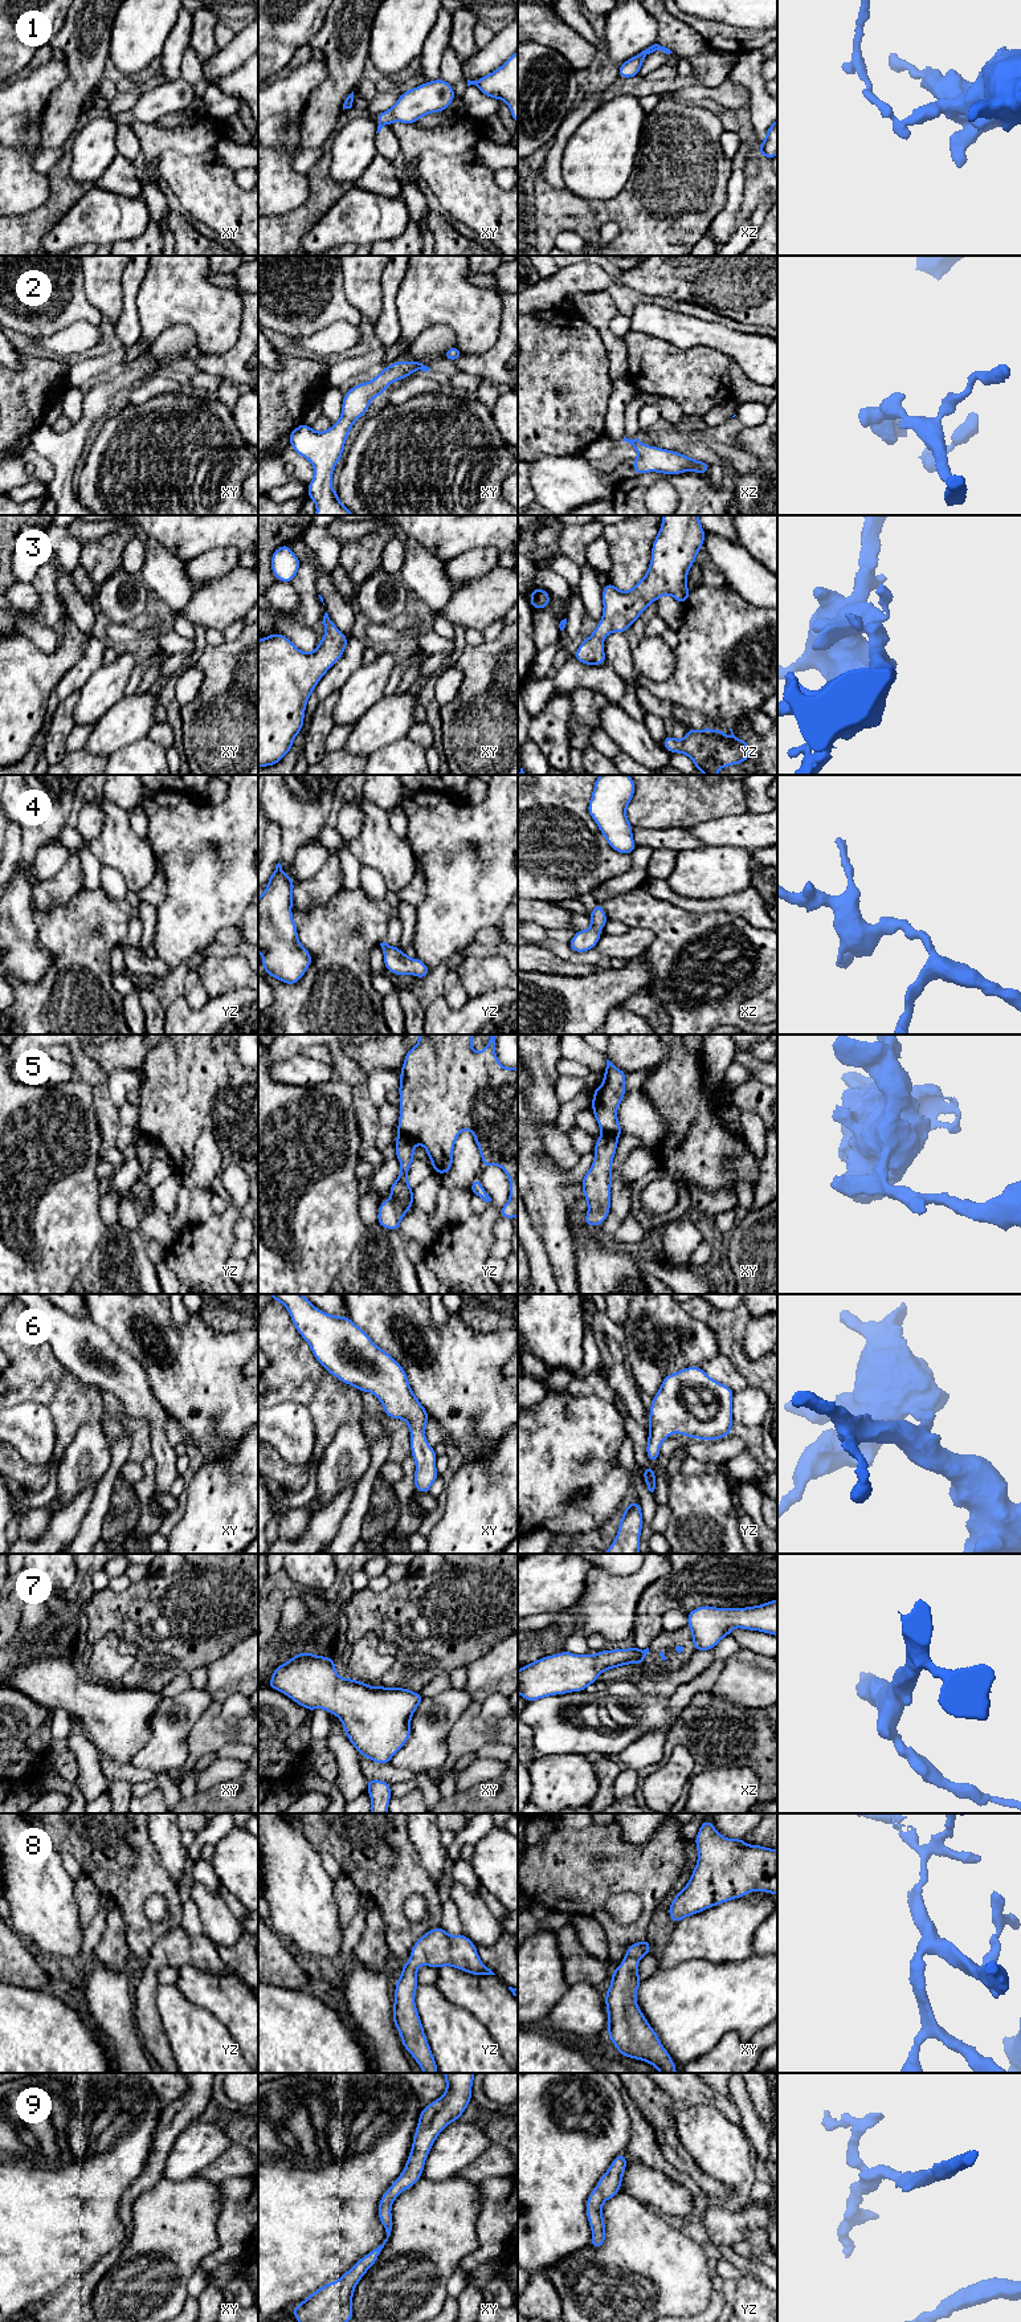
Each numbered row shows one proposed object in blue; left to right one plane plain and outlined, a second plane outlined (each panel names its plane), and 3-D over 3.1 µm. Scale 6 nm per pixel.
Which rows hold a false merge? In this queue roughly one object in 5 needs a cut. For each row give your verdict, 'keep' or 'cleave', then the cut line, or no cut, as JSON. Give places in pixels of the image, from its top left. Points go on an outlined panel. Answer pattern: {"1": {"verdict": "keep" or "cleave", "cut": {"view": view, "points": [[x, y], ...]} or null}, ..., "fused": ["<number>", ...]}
{"1": {"verdict": "cleave", "cut": {"view": "xz", "points": [[641, 52], [645, 56]]}}, "2": {"verdict": "keep", "cut": null}, "3": {"verdict": "keep", "cut": null}, "4": {"verdict": "keep", "cut": null}, "5": {"verdict": "cleave", "cut": {"view": "yz", "points": [[399, 1131], [409, 1135], [416, 1142]]}}, "6": {"verdict": "keep", "cut": null}, "7": {"verdict": "keep", "cut": null}, "8": {"verdict": "keep", "cut": null}, "9": {"verdict": "keep", "cut": null}, "fused": ["1", "5"]}

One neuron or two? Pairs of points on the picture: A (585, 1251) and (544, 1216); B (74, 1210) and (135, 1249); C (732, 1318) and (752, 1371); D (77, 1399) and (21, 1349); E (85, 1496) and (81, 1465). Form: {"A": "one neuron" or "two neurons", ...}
{"A": "two neurons", "B": "two neurons", "C": "one neuron", "D": "one neuron", "E": "two neurons"}

